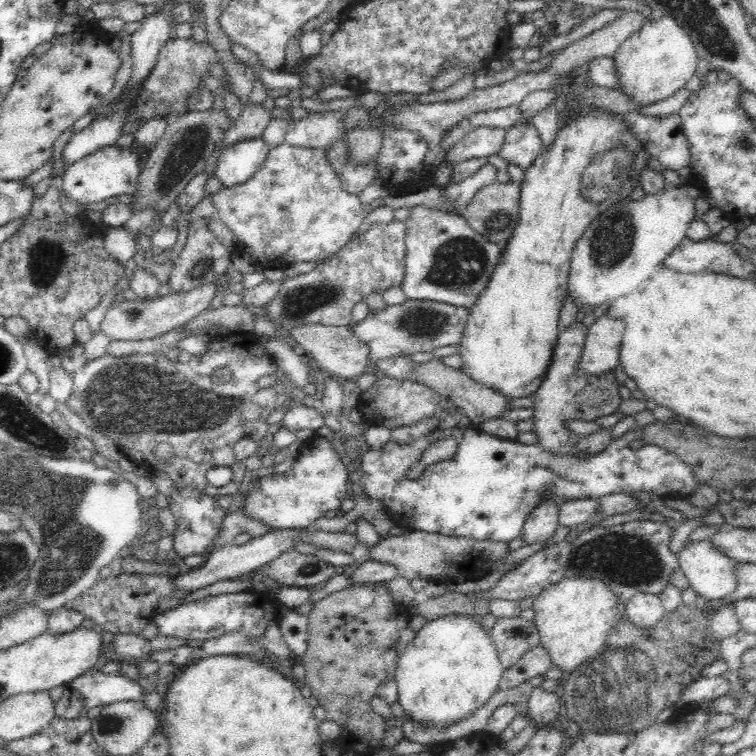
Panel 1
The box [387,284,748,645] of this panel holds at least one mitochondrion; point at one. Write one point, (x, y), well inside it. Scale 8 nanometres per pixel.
(627, 558)

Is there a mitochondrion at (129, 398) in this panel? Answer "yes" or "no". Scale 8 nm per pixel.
yes

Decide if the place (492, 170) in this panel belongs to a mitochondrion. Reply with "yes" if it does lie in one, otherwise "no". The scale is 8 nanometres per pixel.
no

